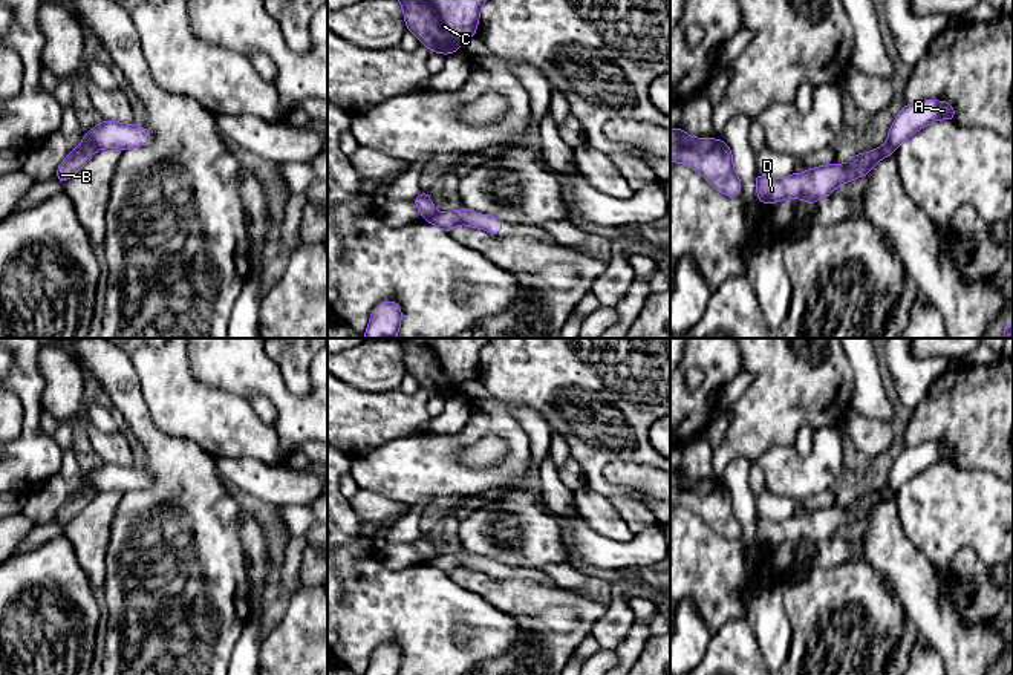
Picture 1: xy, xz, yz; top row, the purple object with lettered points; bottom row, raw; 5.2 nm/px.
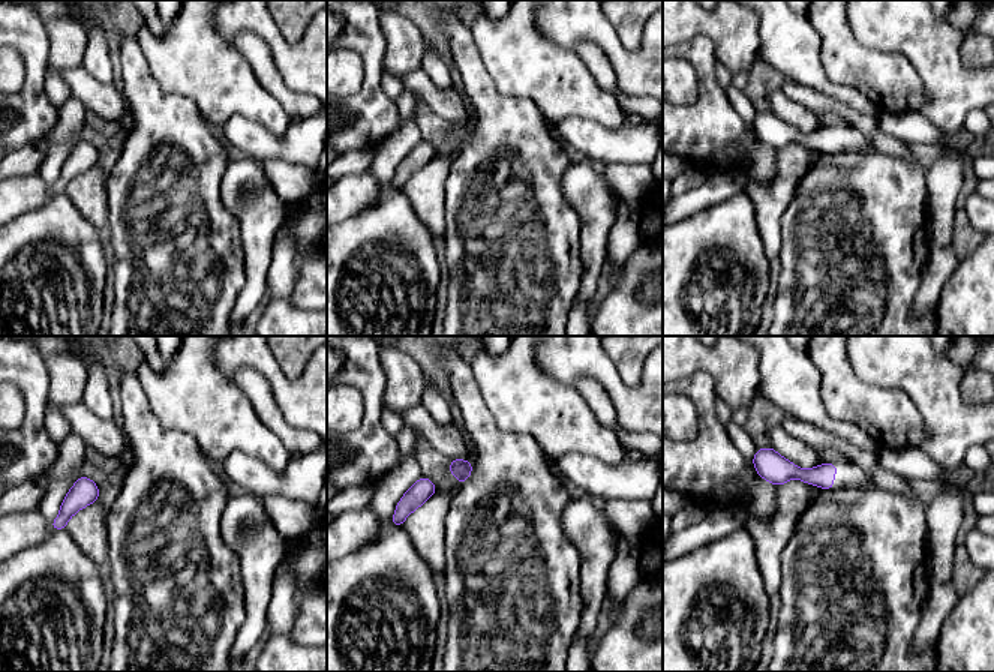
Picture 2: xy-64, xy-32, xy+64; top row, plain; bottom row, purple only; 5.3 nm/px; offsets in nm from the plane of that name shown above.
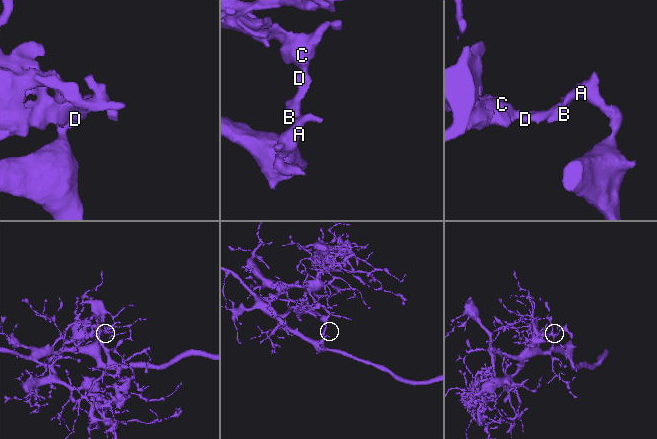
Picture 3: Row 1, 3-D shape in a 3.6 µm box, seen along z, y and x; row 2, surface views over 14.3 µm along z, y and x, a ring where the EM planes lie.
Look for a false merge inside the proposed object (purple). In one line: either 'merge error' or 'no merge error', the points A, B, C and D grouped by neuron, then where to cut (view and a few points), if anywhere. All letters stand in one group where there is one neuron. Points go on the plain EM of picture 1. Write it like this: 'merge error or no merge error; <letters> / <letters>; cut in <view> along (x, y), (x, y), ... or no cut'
merge error; A / B C D; cut in xy along (84, 481), (95, 493)

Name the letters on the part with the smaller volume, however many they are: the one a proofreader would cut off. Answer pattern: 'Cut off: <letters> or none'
Cut off: B, C, D

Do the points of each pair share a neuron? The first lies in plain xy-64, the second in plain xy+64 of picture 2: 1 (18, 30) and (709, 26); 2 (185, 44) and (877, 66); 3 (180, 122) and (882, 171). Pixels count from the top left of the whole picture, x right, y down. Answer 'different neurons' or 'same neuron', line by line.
1: different neurons
2: same neuron
3: same neuron

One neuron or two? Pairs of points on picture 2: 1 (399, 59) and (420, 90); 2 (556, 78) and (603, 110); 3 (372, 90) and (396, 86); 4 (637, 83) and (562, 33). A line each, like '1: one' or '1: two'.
1: two
2: one
3: two
4: one

